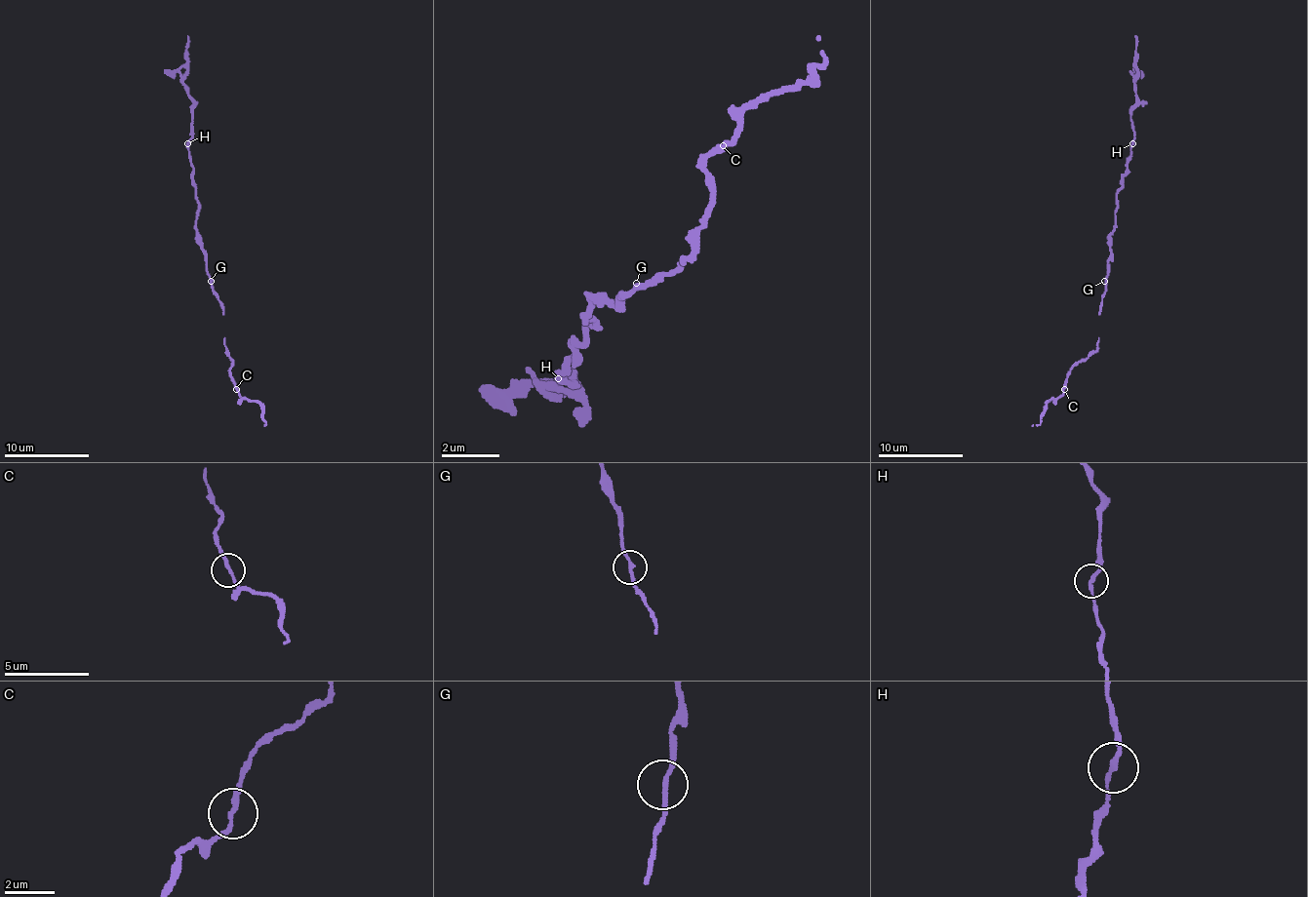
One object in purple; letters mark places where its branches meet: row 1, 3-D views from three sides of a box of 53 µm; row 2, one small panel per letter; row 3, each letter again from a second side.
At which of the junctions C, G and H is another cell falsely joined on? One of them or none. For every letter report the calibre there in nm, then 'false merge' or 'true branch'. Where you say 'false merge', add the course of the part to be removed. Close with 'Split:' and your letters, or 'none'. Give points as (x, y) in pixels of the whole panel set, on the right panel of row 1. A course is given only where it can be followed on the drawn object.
C: 190 nm thick; true branch
G: 180 nm thick; true branch
H: 180 nm thick; true branch
Split: none

